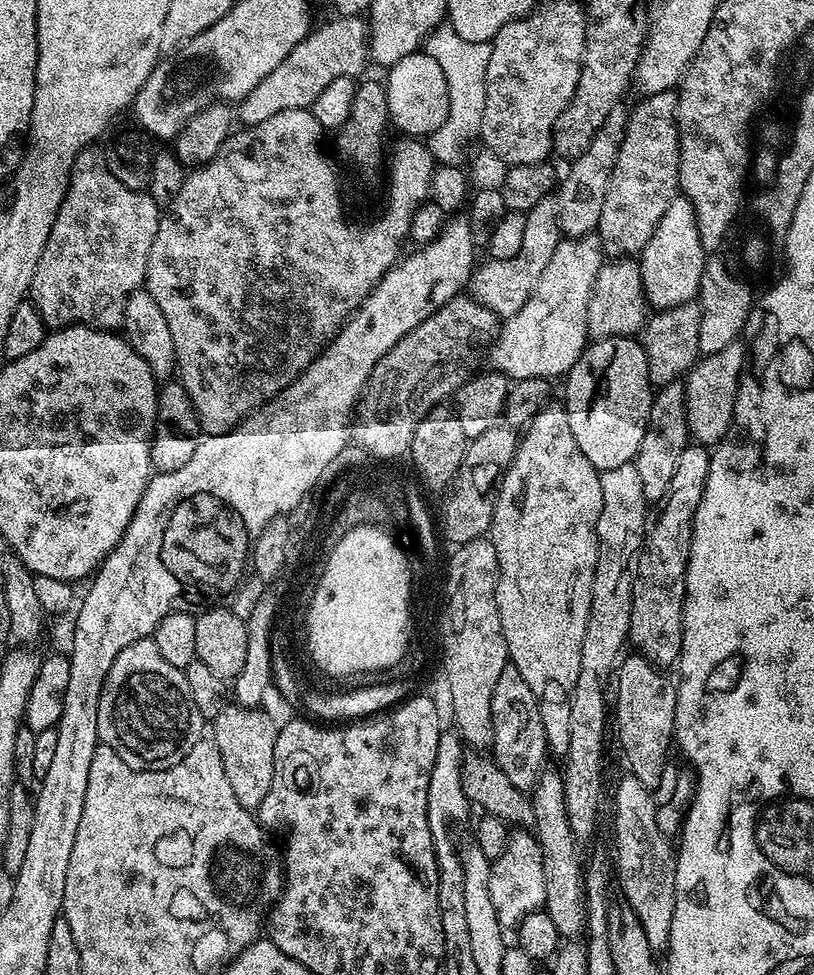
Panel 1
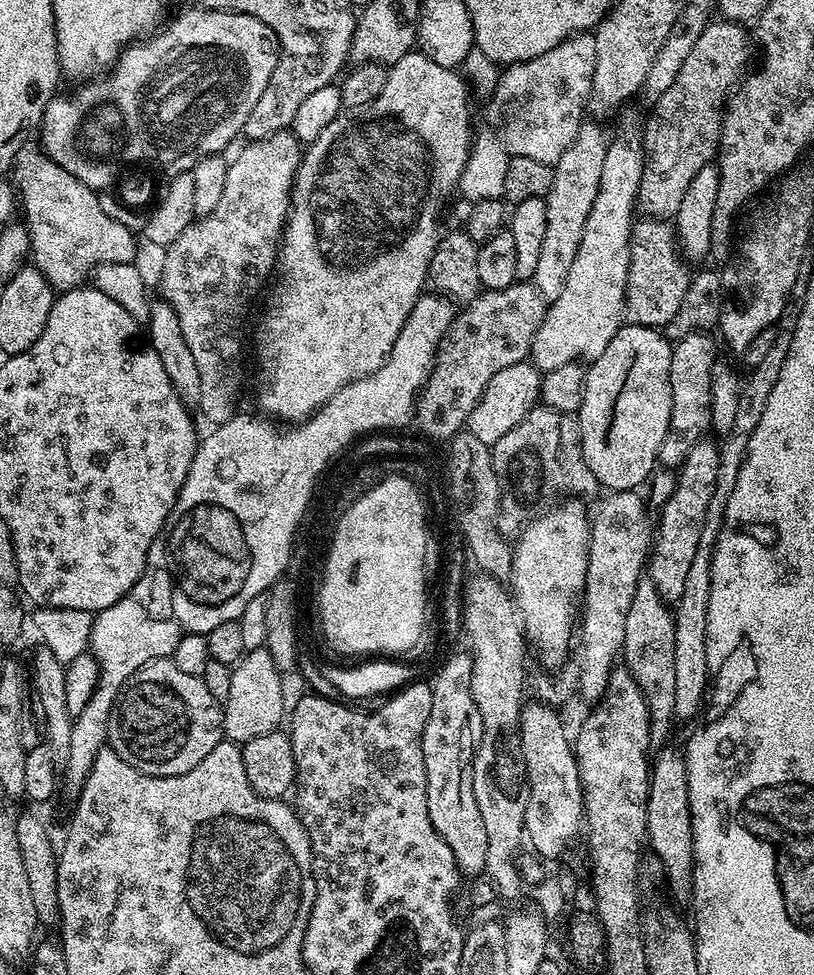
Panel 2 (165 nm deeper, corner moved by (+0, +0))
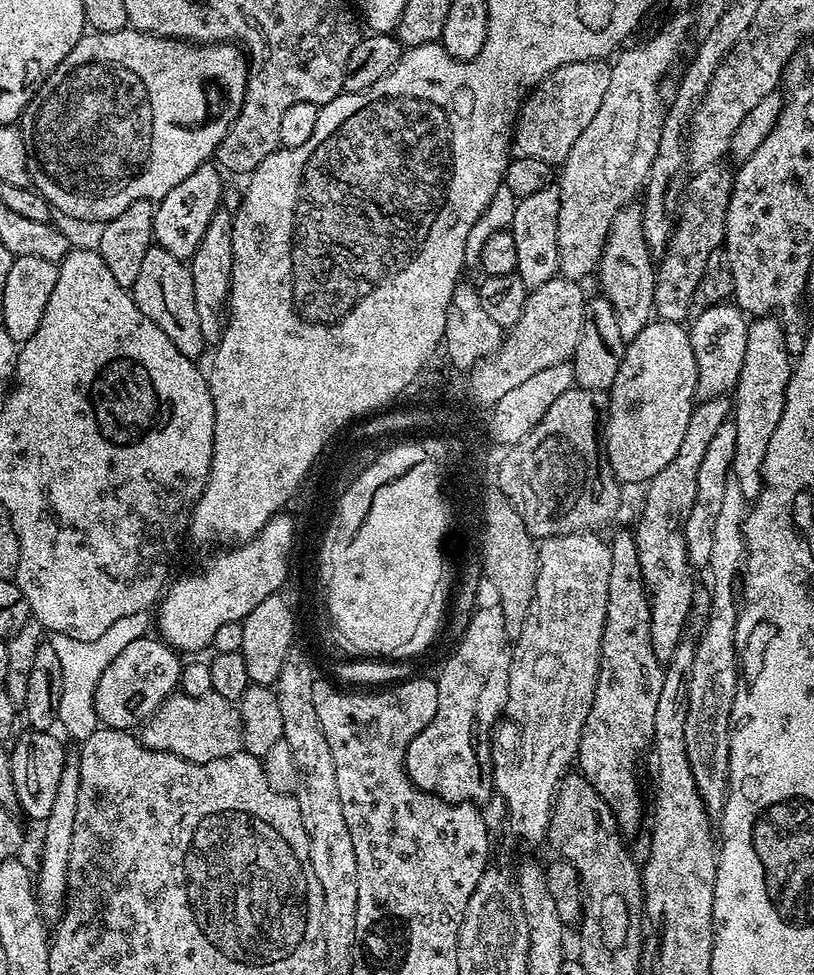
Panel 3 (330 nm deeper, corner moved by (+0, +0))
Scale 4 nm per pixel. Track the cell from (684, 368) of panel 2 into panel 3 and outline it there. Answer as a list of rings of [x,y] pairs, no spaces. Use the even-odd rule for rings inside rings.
[[[732,302],[710,306],[691,321],[688,337],[696,363],[697,397],[709,400],[728,396],[735,389],[738,374],[742,372],[742,358],[746,356],[746,334],[749,323],[749,317]]]

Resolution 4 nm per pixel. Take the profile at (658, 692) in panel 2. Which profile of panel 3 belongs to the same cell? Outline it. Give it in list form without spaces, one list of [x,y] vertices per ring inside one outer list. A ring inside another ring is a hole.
[[[728,396],[709,400],[701,399],[690,414],[686,434],[678,445],[678,454],[654,478],[647,481],[644,505],[634,527],[638,546],[638,566],[642,570],[644,585],[648,591],[650,606],[650,644],[661,662],[674,658],[681,640],[685,639],[684,626],[692,616],[691,599],[697,590],[697,581],[692,581],[694,569],[686,554],[684,523],[690,506],[694,506],[694,493],[698,490],[698,462],[702,462],[708,443],[714,438],[714,430],[722,426],[734,412],[734,404]]]

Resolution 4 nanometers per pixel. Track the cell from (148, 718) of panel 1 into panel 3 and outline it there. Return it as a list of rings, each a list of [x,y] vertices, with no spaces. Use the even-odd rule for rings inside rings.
[[[177,691],[167,696],[151,718],[144,721],[138,739],[150,750],[162,750],[199,764],[214,758],[226,758],[242,748],[240,709],[217,692],[210,691],[205,696],[187,696]]]

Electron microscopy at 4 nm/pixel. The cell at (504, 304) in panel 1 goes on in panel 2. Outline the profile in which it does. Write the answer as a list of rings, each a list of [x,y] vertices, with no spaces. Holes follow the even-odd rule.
[[[585,122],[580,125],[574,142],[566,146],[566,154],[562,154],[554,165],[554,186],[543,199],[546,206],[546,235],[538,257],[538,270],[534,270],[531,279],[545,301],[556,300],[566,286],[566,274],[570,274],[574,254],[578,254],[586,218],[590,218],[590,206],[594,206],[594,198],[598,198],[598,182],[602,182],[602,164],[609,141],[598,125]]]

